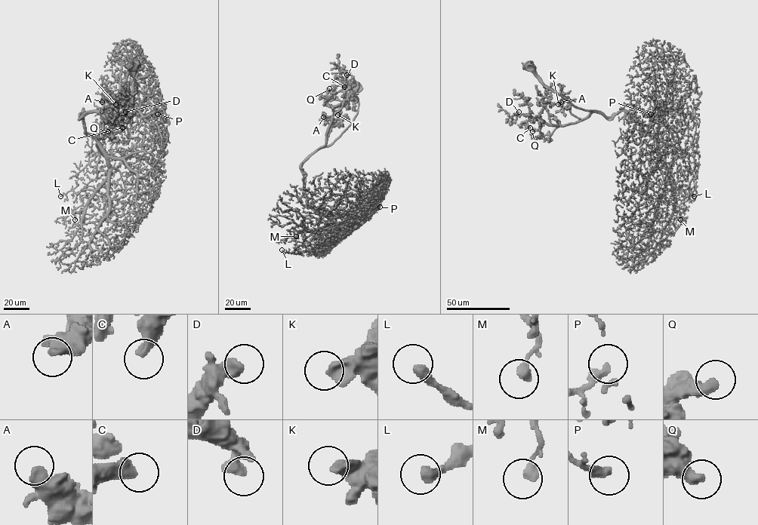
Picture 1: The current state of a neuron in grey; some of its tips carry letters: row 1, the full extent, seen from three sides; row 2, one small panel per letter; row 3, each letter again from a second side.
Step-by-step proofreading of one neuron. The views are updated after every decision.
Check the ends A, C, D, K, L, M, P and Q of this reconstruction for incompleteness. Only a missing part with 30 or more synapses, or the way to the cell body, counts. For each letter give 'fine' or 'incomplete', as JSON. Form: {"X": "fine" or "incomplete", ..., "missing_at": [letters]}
{"A": "fine", "C": "fine", "D": "fine", "K": "fine", "L": "fine", "M": "fine", "P": "fine", "Q": "fine", "missing_at": []}

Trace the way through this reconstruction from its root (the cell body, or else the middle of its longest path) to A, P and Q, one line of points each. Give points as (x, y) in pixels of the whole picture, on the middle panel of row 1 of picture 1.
A: (354, 86), (358, 113), (333, 142), (321, 147), (334, 125), (333, 119), (323, 117)
P: (354, 86), (352, 122), (302, 165), (304, 196), (329, 216), (347, 216), (372, 202), (380, 207)
Q: (354, 86), (358, 113), (333, 142), (321, 147), (325, 144), (332, 113), (328, 104), (329, 88)

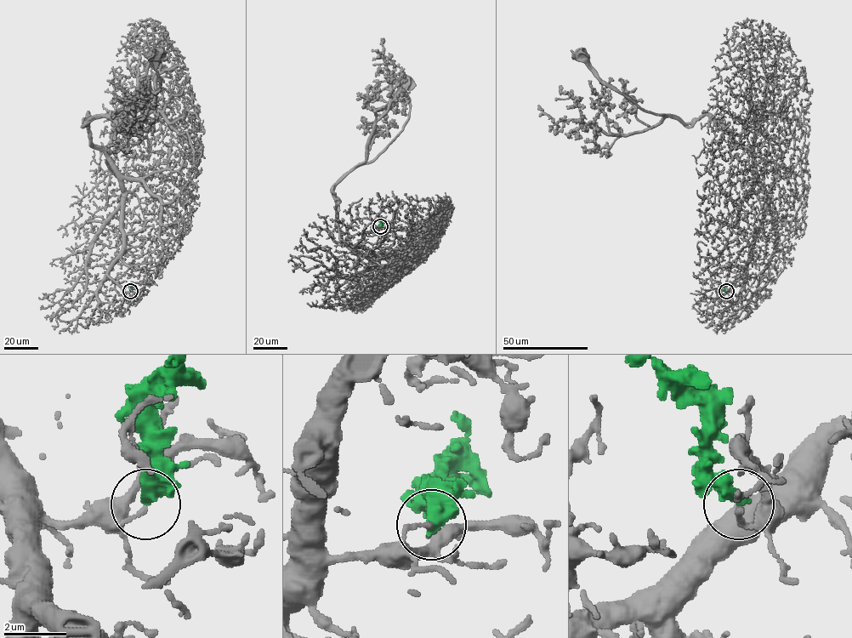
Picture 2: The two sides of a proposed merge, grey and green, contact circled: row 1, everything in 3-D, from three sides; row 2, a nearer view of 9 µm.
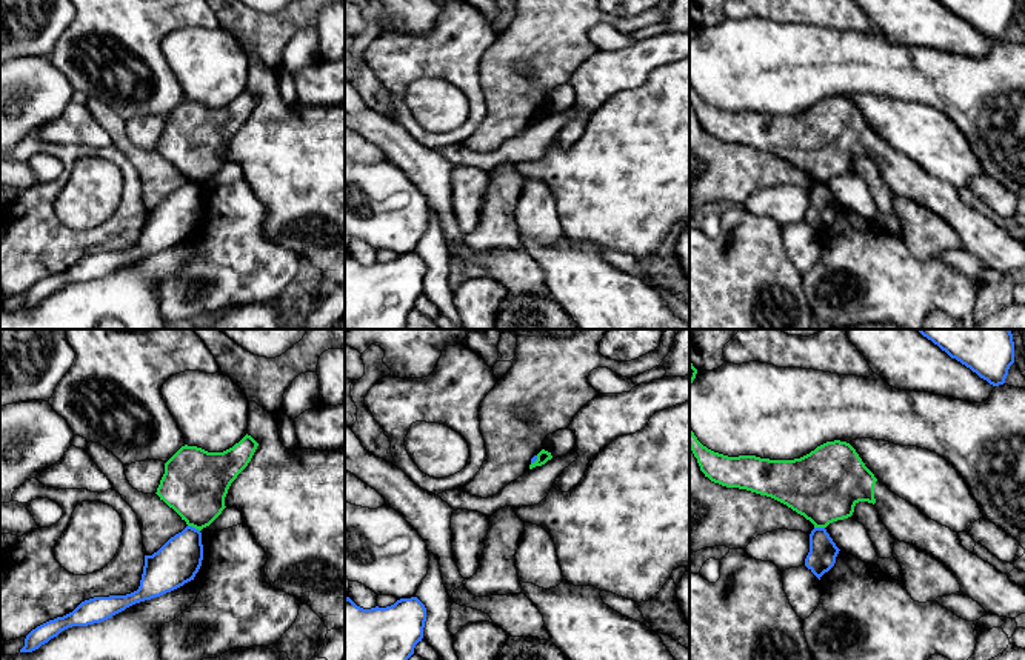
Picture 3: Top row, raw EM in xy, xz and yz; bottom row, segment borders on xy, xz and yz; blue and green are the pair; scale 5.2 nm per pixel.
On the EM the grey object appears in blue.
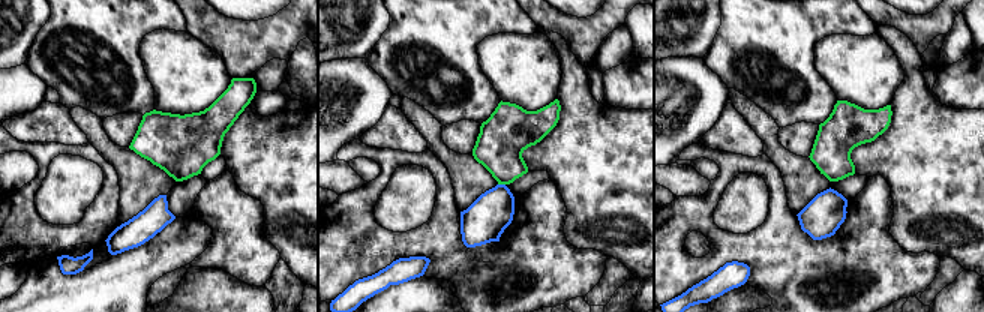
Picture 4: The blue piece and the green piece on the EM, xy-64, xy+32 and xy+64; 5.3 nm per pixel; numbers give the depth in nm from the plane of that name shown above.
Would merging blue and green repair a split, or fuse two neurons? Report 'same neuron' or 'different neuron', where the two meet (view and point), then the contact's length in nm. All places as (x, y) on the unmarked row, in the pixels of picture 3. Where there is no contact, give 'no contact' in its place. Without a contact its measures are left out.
different neuron; contact xy (194, 183); length 70 nm

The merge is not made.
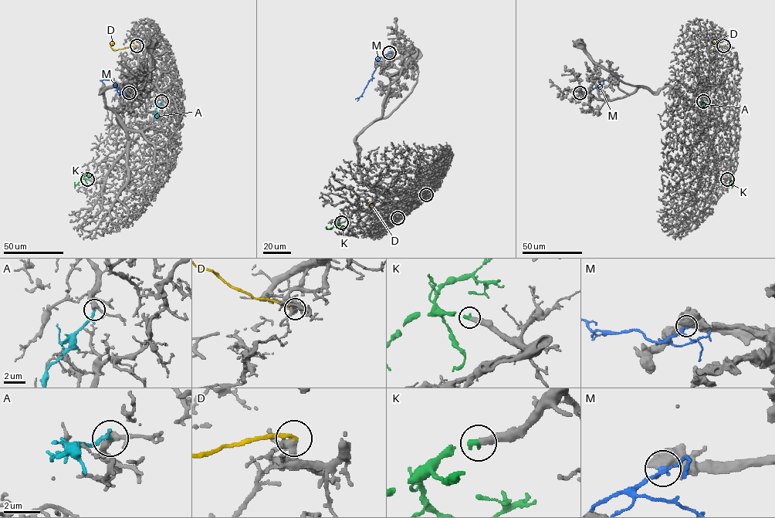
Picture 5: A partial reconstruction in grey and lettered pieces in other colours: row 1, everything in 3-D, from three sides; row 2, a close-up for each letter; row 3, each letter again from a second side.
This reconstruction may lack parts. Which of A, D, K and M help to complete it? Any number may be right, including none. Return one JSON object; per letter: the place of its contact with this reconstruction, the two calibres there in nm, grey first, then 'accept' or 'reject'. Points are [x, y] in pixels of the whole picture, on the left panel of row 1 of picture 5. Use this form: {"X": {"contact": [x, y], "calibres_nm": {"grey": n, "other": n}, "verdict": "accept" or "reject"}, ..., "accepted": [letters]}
{"A": {"contact": [161, 101], "calibres_nm": {"grey": 360, "other": 150}, "verdict": "reject"}, "D": {"contact": [137, 45], "calibres_nm": {"grey": 320, "other": 200}, "verdict": "reject"}, "K": {"contact": [87, 179], "calibres_nm": {"grey": 380, "other": 300}, "verdict": "accept"}, "M": {"contact": [129, 93], "calibres_nm": {"grey": 650, "other": 190}, "verdict": "reject"}, "accepted": ["K"]}

